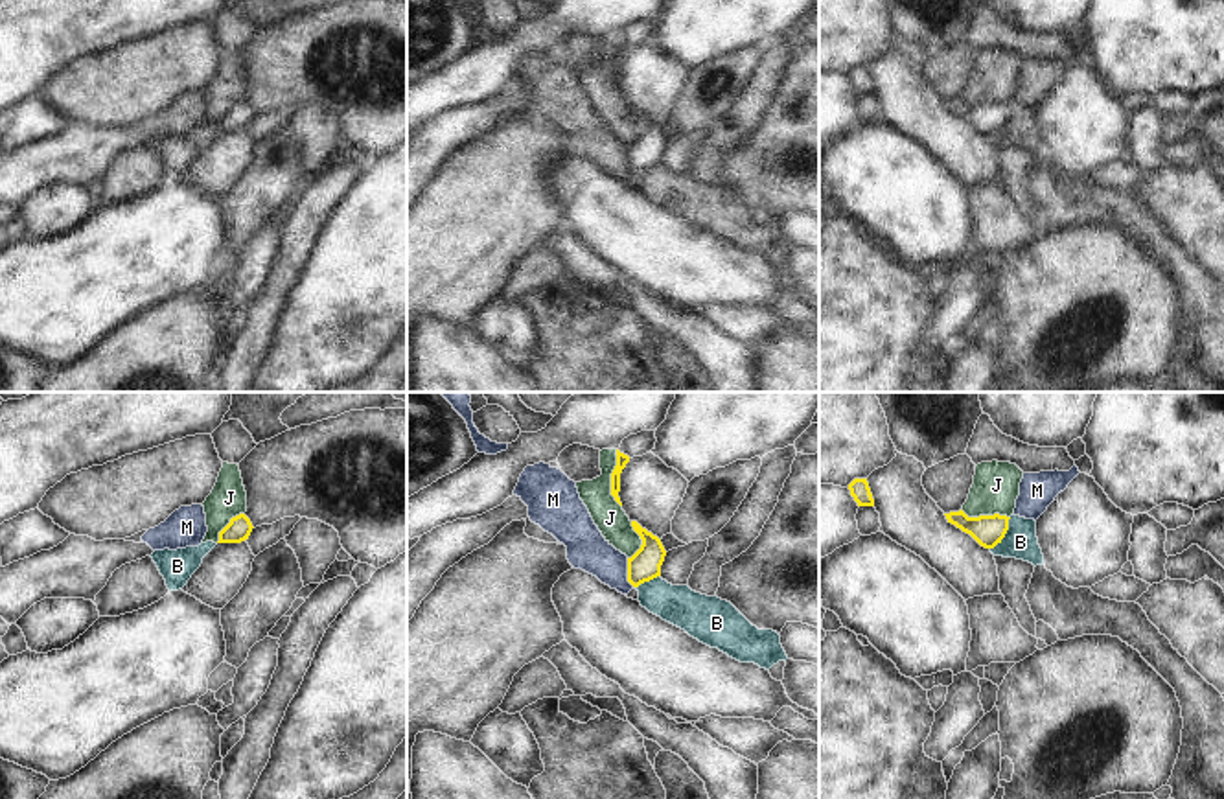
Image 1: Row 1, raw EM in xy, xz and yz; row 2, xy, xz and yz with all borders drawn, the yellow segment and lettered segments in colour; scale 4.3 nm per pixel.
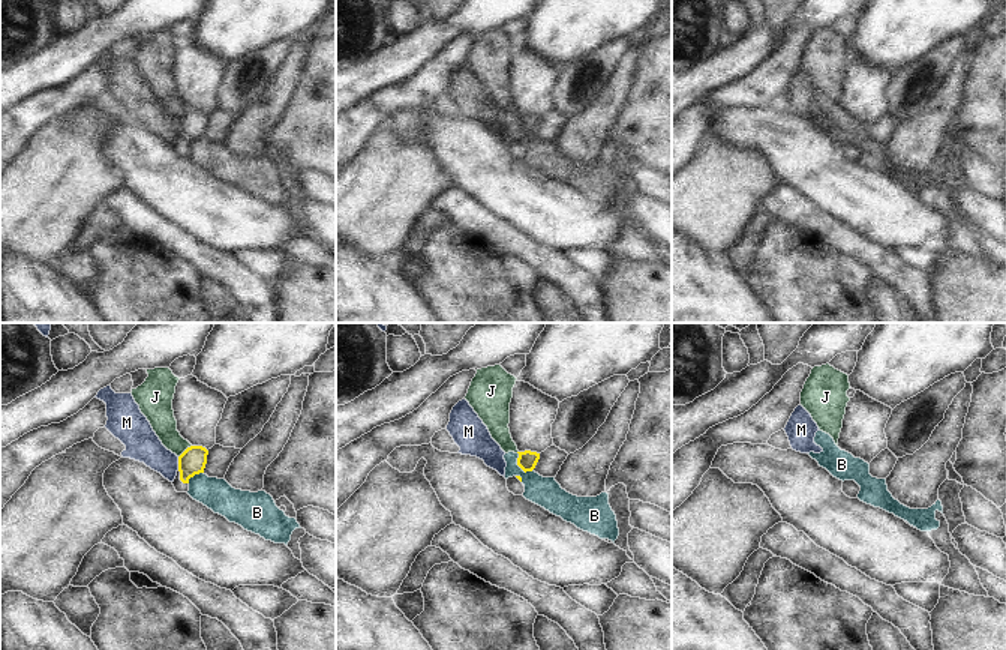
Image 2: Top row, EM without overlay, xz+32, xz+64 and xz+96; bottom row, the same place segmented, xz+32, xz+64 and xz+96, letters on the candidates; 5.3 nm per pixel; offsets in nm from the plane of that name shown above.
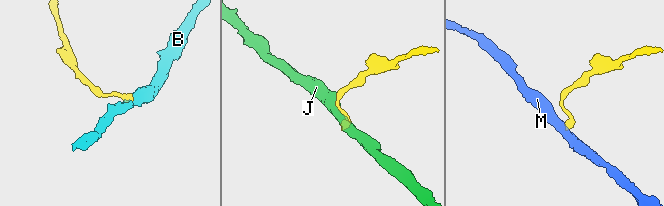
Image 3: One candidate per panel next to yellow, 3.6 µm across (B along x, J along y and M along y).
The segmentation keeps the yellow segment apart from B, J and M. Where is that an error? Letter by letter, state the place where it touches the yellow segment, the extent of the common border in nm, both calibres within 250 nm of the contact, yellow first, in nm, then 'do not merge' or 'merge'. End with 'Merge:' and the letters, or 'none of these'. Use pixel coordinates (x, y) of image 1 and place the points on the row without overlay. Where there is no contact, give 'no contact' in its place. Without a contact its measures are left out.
B: yz (1005, 120) | 170 nm | 140/150 nm | do not merge
J: xz (612, 67) | 260 nm | 50/140 nm | do not merge
M: xz (628, 161) | 140 nm | 140/180 nm | do not merge
Merge: none of these

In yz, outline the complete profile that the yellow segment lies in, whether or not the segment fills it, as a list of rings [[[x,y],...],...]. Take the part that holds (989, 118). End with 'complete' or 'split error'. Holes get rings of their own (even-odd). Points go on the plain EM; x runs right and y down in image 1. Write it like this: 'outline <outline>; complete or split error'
outline [[[963,98],[950,99],[944,103],[948,110],[970,122],[985,136],[994,136],[998,131],[1001,131],[1001,127],[1009,118],[1009,107],[1010,107],[999,101],[968,105]]]; complete

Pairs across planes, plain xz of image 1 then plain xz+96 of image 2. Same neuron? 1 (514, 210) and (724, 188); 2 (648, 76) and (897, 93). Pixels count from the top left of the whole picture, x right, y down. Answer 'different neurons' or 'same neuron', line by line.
1: same neuron
2: different neurons

